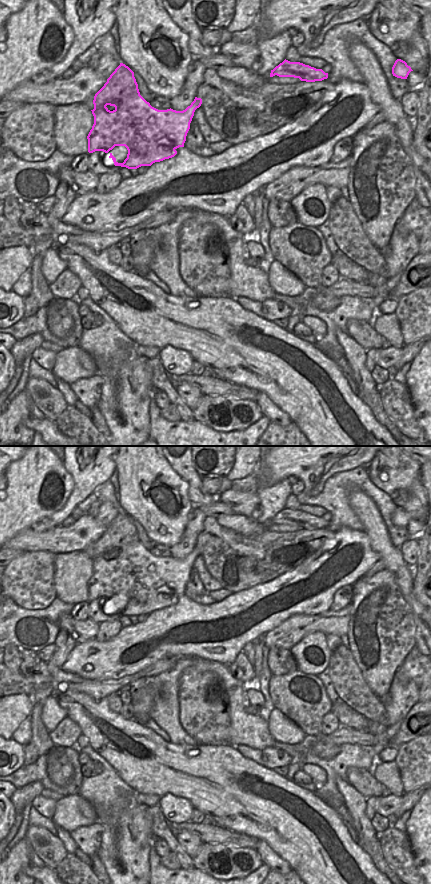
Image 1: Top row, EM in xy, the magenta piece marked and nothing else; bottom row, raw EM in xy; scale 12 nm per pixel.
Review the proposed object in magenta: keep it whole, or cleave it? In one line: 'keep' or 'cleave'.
cleave

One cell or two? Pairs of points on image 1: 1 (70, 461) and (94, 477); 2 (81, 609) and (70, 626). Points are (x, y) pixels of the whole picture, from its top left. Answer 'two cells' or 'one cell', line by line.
1: one cell
2: two cells

